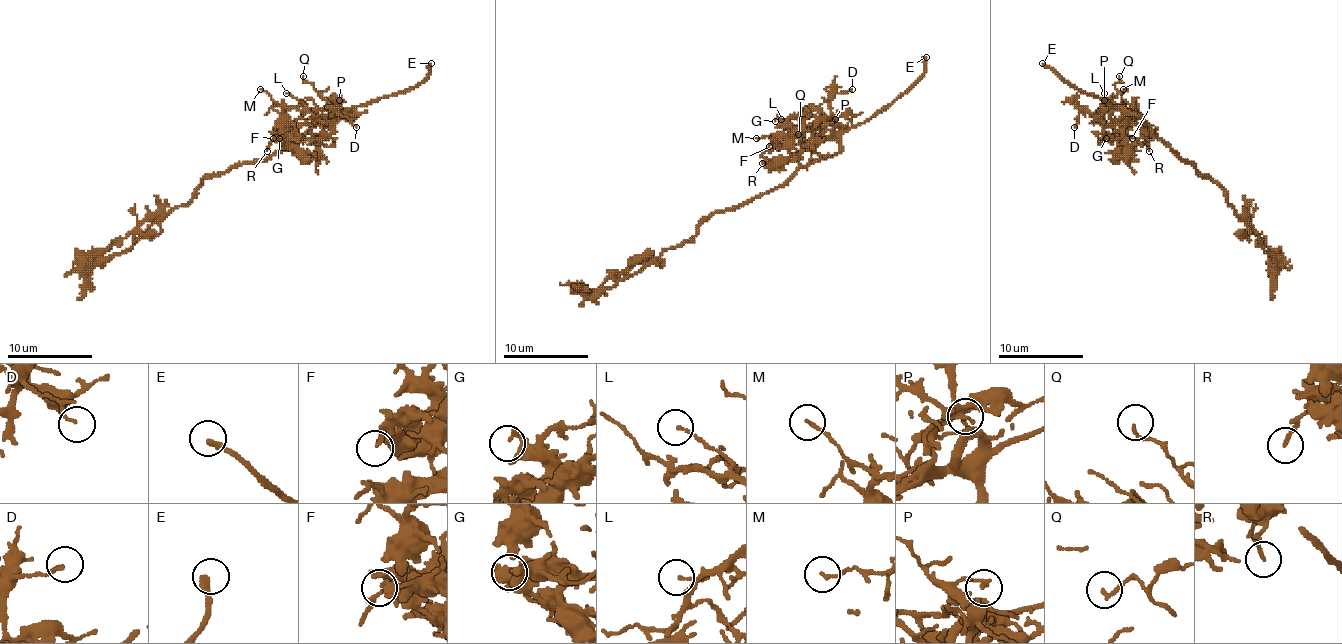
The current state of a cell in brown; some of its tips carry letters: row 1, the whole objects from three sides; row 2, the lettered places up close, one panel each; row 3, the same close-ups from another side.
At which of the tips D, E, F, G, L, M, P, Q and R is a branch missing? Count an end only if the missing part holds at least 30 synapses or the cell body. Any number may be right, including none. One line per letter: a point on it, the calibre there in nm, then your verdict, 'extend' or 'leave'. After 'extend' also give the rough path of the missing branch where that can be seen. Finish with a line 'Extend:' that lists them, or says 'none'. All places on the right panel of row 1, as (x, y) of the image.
D: at (1074, 127); 80 nm thick; leave
E: at (1042, 63); 280 nm thick; extend
F: at (1132, 138); 180 nm thick; leave
G: at (1106, 138); 220 nm thick; leave
L: at (1104, 93); 100 nm thick; leave
M: at (1123, 89); 130 nm thick; leave
P: at (1104, 100); 130 nm thick; leave
Q: at (1119, 76); 120 nm thick; leave
R: at (1149, 151); 150 nm thick; leave
Extend: E

